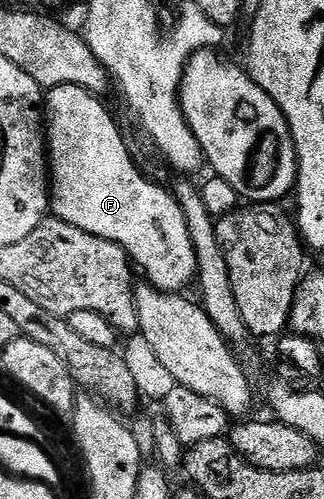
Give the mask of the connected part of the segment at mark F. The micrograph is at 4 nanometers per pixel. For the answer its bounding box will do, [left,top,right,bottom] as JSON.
[43,86,197,294]

